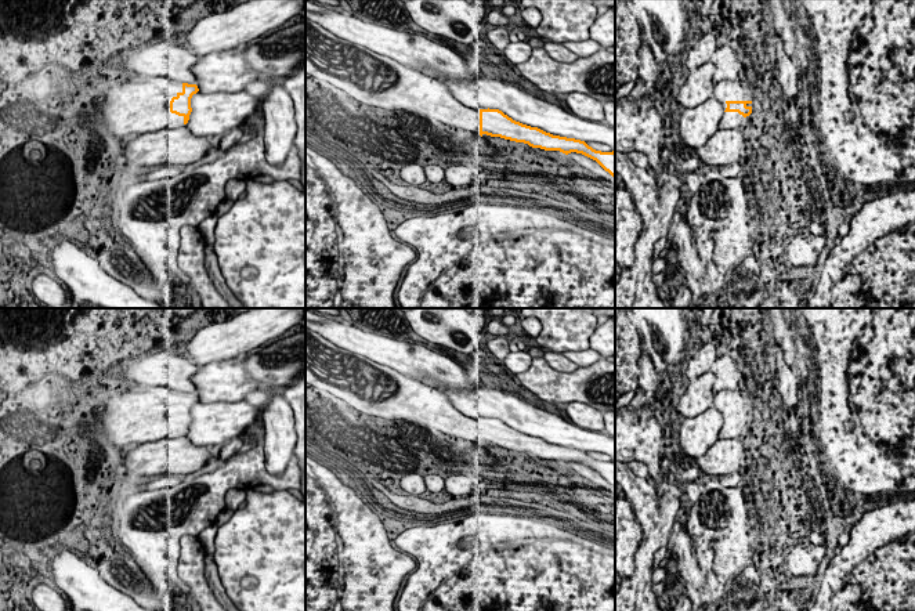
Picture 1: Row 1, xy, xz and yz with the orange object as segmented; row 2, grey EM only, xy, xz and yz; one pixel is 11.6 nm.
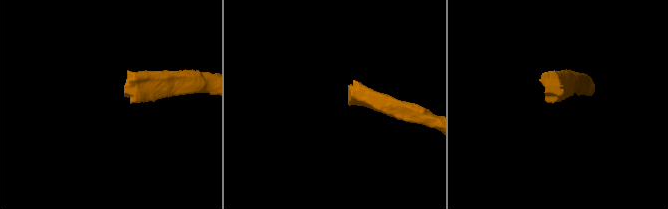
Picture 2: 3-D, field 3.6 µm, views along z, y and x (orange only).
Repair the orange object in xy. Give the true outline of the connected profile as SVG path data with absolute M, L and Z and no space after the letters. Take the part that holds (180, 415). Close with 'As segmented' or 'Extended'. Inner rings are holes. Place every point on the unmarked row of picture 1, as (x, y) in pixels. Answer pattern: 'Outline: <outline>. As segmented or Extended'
Outline: M163 386L131 387L108 395L97 411L95 422L79 422L79 434L94 433L100 445L124 446L162 438L177 438L188 433L191 408L196 394L176 391Z. Extended

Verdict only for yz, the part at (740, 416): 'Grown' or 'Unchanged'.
Grown

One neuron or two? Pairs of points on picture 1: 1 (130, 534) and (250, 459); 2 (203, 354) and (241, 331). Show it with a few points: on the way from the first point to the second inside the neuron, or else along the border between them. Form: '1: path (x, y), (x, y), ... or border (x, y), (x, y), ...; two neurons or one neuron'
1: path (161, 532), (181, 527), (220, 487); one neuron
2: path (213, 344), (231, 339); one neuron

